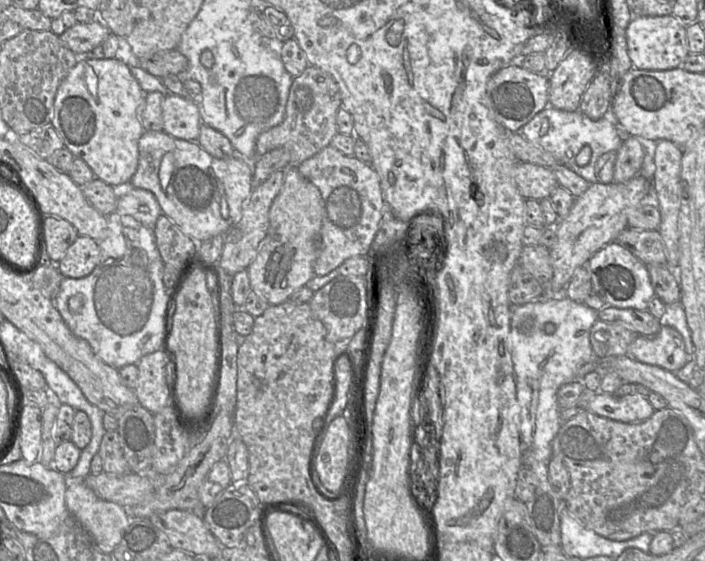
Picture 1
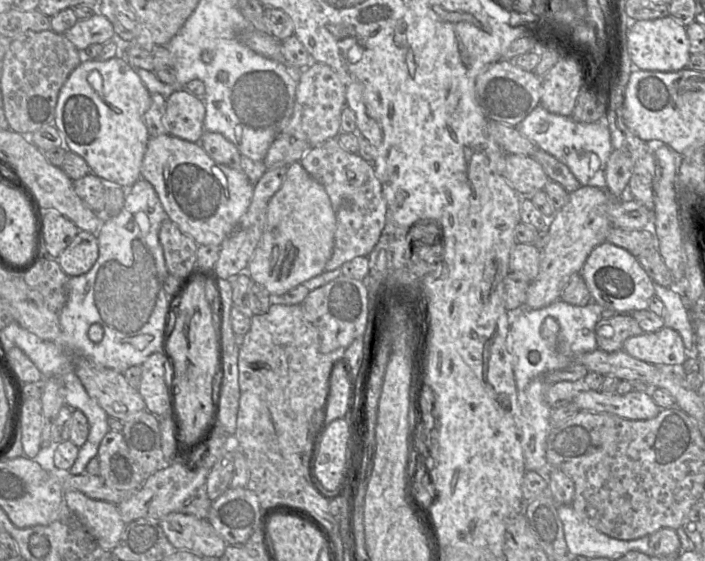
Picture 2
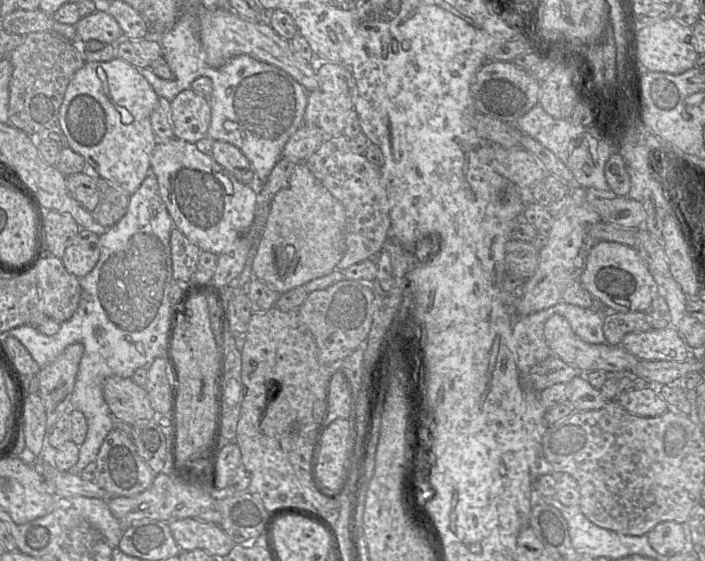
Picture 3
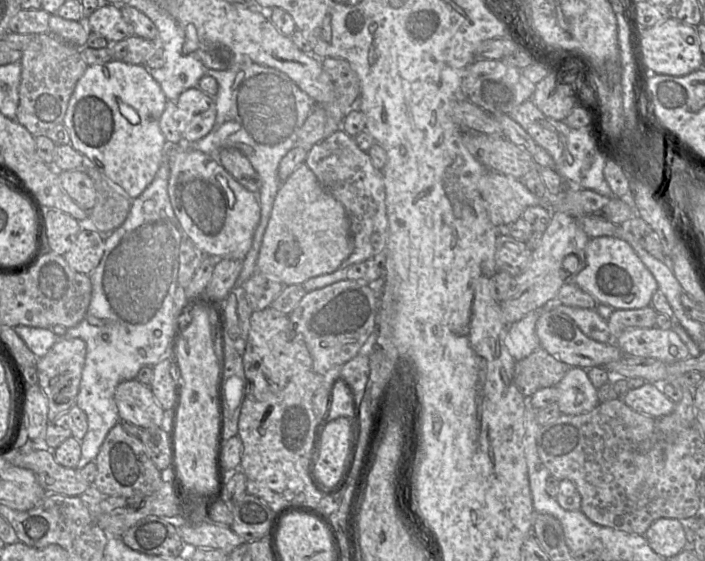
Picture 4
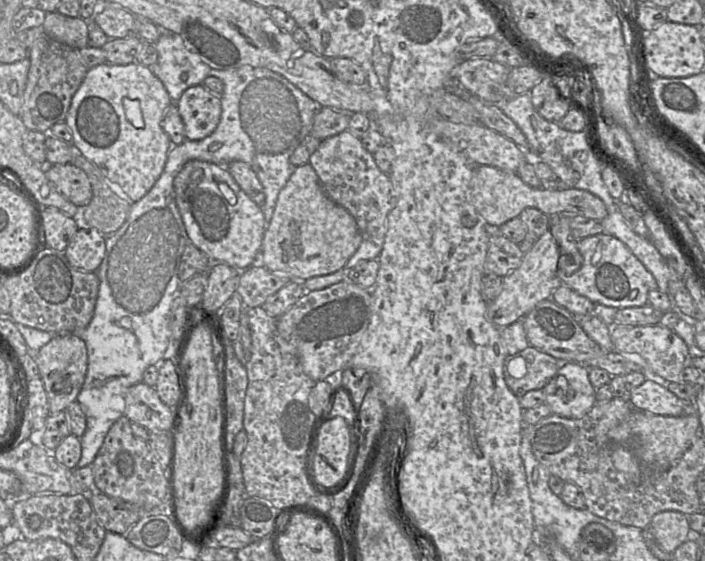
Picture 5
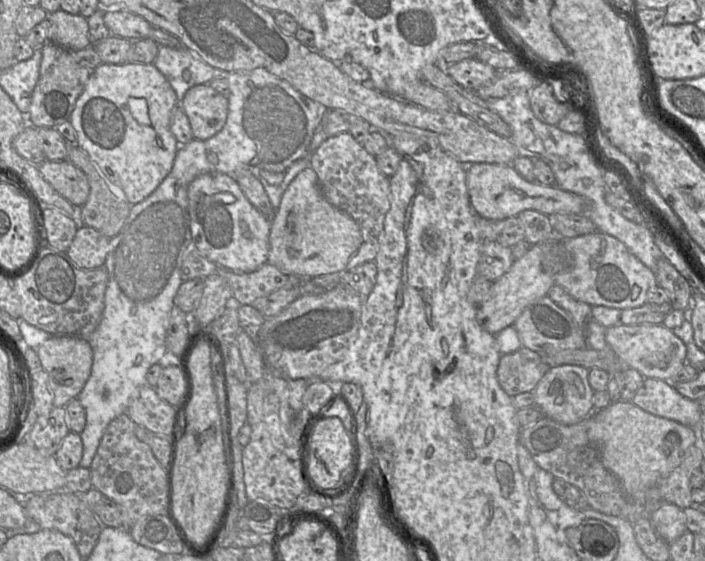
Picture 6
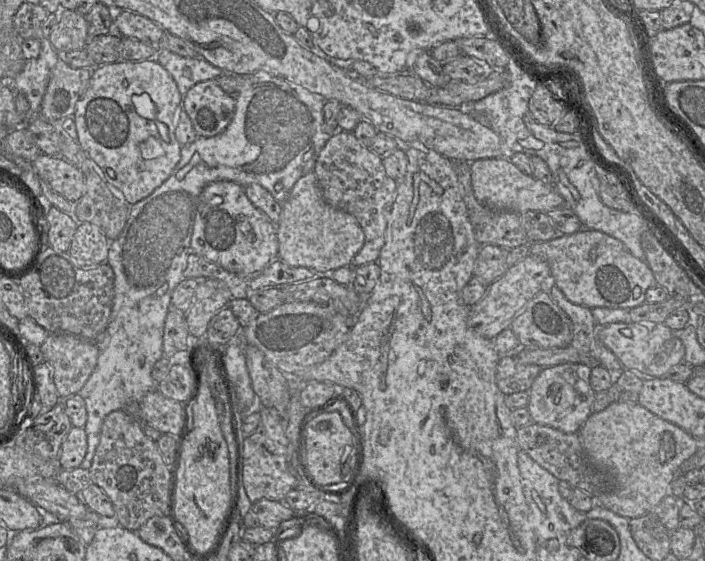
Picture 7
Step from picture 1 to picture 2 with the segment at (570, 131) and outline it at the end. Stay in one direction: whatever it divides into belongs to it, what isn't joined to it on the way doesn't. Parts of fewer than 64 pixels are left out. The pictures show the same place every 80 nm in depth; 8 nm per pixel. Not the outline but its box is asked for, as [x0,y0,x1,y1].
[515,105,613,189]

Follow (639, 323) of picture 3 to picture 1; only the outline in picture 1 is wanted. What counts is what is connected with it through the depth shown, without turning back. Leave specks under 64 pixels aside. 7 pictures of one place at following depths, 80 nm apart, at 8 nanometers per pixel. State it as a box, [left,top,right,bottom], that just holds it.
[590,320,639,359]

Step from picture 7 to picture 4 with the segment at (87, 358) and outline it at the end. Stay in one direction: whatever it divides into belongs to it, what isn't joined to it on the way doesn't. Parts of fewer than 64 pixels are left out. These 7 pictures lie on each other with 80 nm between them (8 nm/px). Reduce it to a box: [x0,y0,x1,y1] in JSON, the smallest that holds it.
[36,338,86,422]

